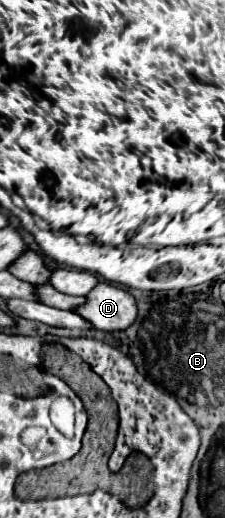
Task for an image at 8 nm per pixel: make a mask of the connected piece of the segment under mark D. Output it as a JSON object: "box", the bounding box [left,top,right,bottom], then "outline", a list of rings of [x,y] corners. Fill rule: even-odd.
{"box":[77,283,137,331],"outline":[[[99,283],[89,295],[87,303],[77,309],[81,317],[103,331],[125,331],[137,319],[137,303],[129,291]]]}

